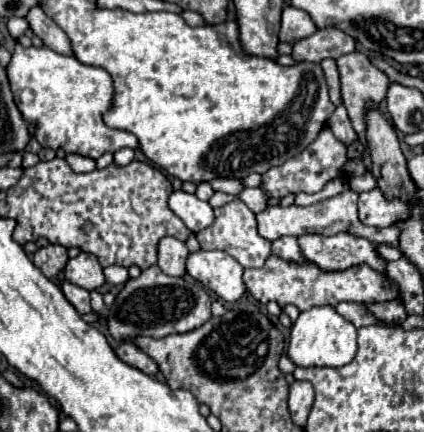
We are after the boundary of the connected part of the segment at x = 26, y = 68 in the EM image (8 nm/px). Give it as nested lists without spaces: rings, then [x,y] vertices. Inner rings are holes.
[[[16,45],[6,71],[14,101],[24,119],[36,127],[34,137],[42,147],[64,149],[66,153],[76,153],[92,159],[98,159],[106,151],[114,153],[122,147],[138,147],[138,139],[132,133],[110,129],[102,121],[102,115],[110,107],[114,93],[110,73],[102,67],[84,65],[76,57],[56,53],[46,45]]]

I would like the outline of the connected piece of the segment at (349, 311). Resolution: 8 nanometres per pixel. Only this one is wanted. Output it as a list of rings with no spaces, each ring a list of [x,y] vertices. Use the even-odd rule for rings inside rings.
[[[338,303],[336,311],[350,323],[358,323],[362,319],[362,307],[358,303]]]

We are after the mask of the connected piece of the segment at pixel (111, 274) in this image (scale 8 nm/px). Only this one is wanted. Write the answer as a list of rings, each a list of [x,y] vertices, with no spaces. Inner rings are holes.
[[[110,265],[110,267],[104,269],[104,277],[106,277],[106,283],[124,285],[128,281],[128,269],[126,267],[118,267],[118,265]]]

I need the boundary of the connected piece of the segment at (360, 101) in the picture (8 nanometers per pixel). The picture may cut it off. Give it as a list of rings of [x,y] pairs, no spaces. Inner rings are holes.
[[[360,51],[342,55],[336,63],[342,85],[342,103],[348,111],[354,131],[362,133],[366,129],[368,103],[380,105],[384,101],[390,79]]]

